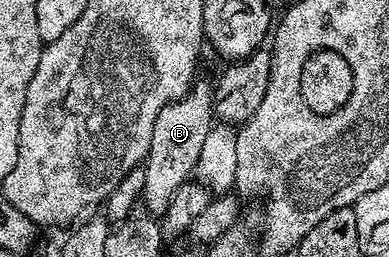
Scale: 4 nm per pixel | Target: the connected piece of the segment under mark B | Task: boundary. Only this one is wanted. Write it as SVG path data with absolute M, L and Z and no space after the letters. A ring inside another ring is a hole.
M194 83L186 96L163 106L155 118L155 130L151 130L151 146L143 161L145 173L140 201L144 211L158 218L164 216L171 206L175 190L179 190L179 186L183 186L194 175L199 162L199 150L203 150L203 138L207 138L215 123L213 88L201 83Z

